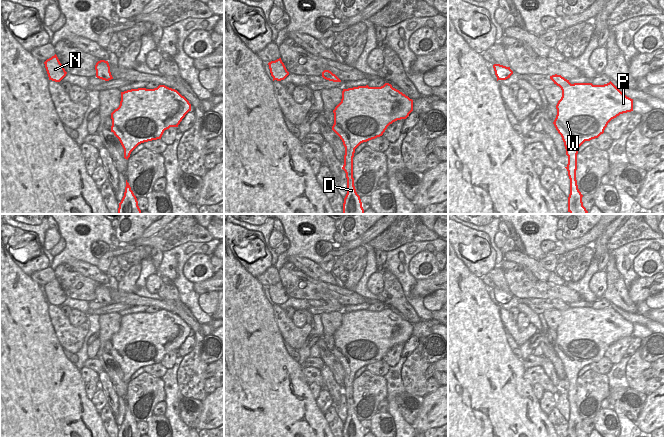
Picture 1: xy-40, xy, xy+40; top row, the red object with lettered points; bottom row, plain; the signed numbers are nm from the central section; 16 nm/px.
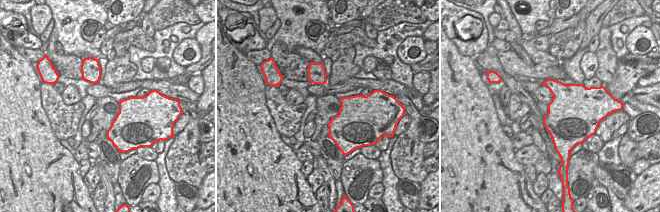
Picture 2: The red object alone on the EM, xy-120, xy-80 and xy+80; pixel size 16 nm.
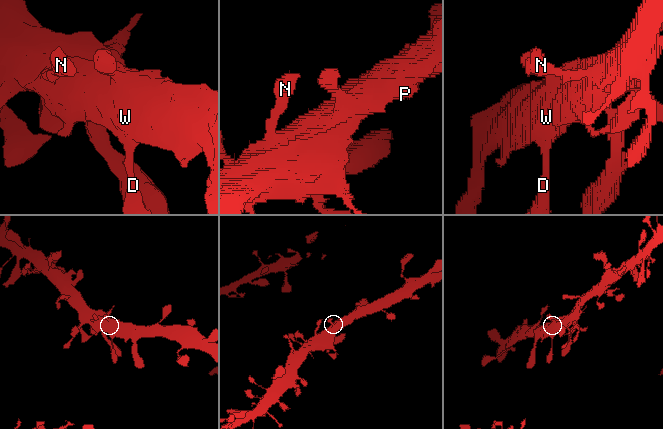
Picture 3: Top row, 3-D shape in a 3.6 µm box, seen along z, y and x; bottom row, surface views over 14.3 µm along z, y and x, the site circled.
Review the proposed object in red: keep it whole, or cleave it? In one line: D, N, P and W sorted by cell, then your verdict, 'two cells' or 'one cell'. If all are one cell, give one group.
groups D N P W; one cell

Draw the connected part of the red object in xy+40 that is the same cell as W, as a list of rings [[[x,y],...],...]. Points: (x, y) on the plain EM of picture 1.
[[[557,298],[550,303],[562,314],[553,348],[562,361],[568,380],[565,391],[570,403],[568,436],[587,438],[576,404],[578,373],[585,365],[603,358],[612,343],[633,335],[633,323],[624,319],[611,305],[604,309],[571,308]]]

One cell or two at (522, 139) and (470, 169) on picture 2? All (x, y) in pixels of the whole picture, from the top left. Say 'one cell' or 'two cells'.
two cells

